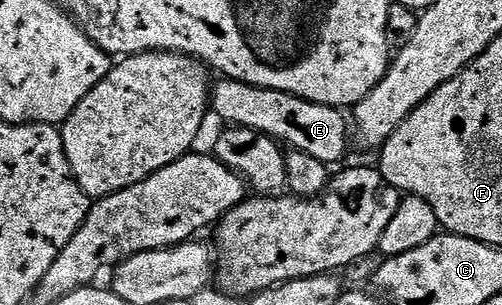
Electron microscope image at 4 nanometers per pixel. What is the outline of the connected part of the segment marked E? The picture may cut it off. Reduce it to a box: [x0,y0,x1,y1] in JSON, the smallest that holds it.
[211,80,349,164]

